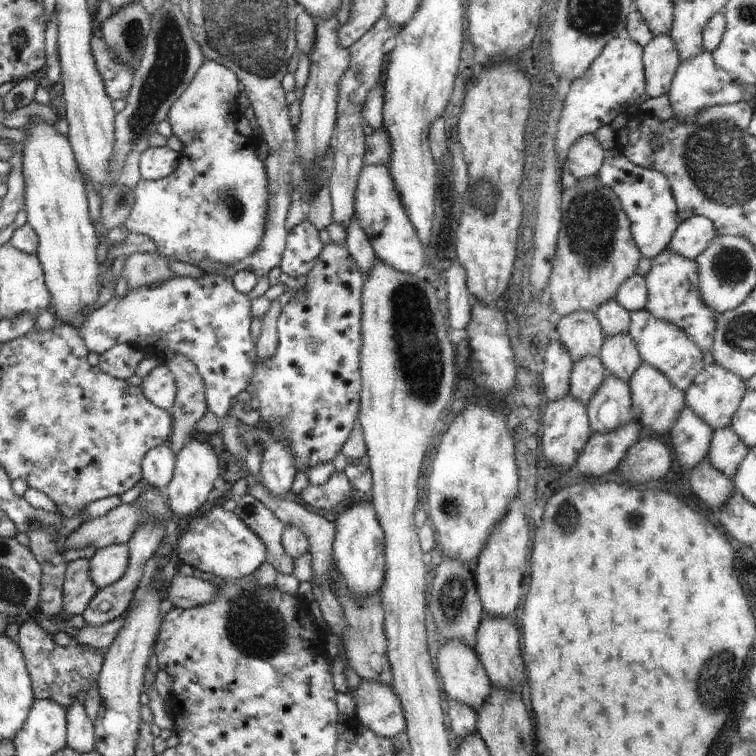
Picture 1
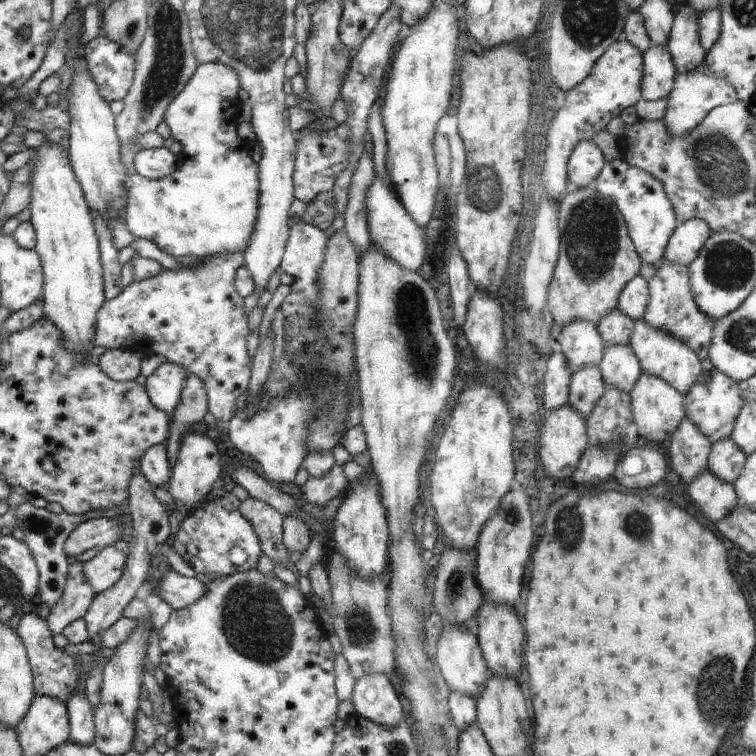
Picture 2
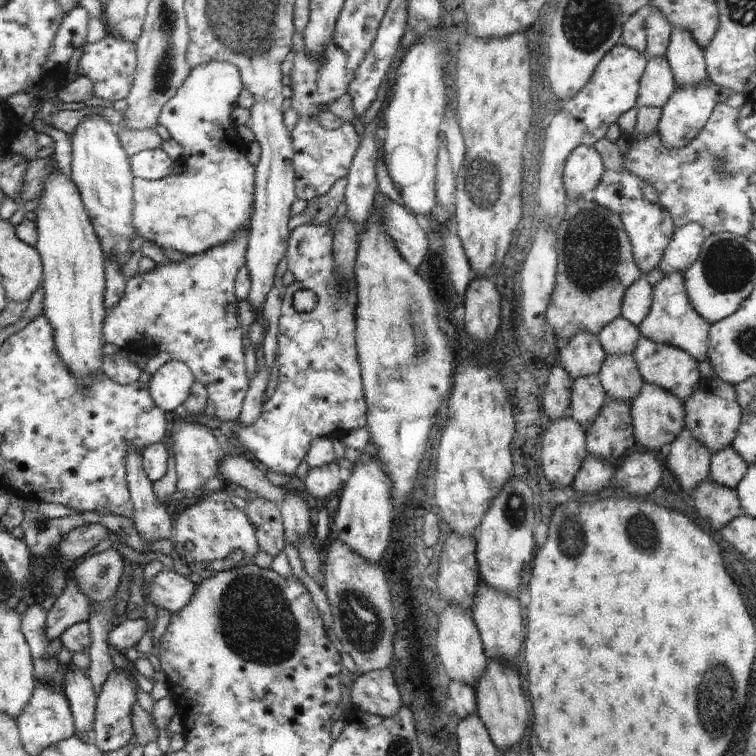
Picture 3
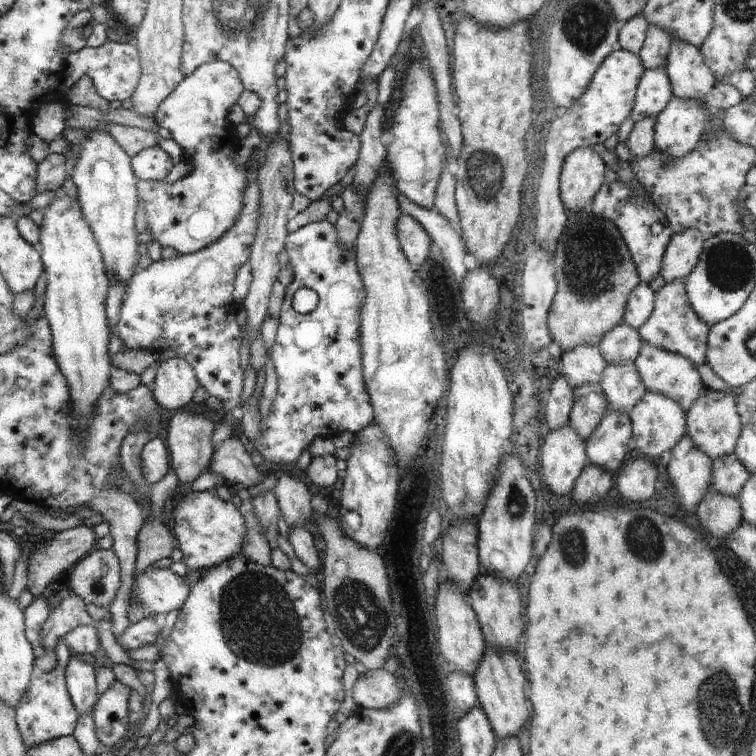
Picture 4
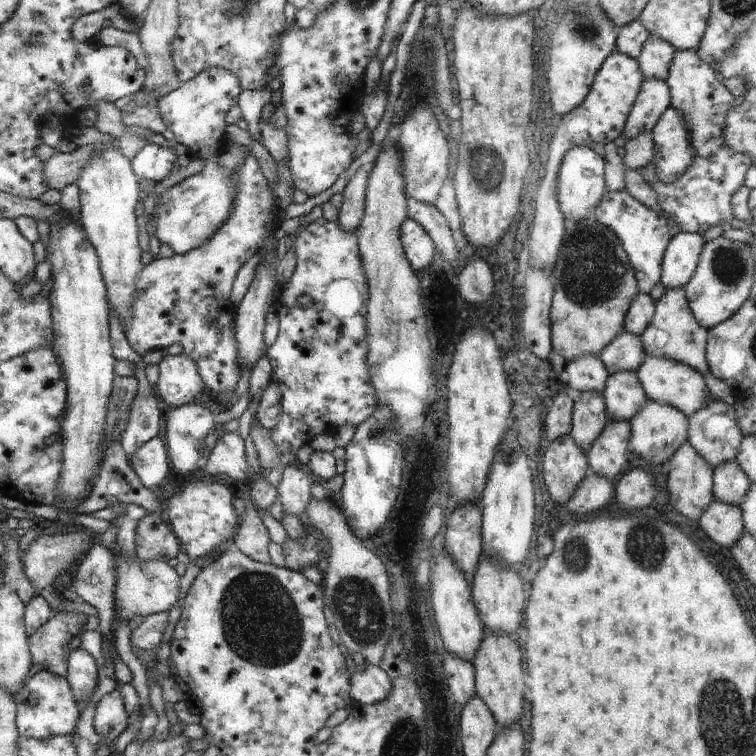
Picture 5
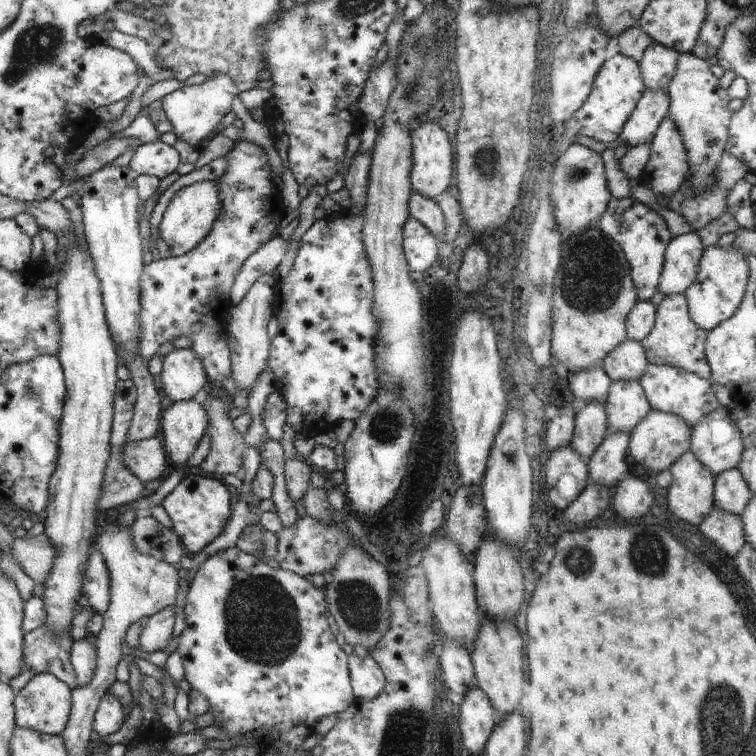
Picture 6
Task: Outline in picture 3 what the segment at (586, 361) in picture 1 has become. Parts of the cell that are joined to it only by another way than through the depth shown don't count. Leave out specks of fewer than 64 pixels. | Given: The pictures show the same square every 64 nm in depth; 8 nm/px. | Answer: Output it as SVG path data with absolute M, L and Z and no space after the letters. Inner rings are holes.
M597 375L573 380L568 414L578 421L586 432L605 405L607 398Z

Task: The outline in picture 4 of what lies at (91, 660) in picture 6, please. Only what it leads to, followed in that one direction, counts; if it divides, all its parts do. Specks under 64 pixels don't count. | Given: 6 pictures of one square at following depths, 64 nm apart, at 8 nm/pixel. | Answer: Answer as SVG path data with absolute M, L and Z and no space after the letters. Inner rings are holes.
M71 655L65 668L65 680L71 701L74 703L79 716L92 713L96 699L96 670L94 664L88 663L82 655Z

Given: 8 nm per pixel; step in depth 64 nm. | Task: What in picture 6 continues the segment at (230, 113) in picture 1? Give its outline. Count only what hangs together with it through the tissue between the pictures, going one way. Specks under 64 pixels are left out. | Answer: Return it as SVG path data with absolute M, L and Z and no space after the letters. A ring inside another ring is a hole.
M225 74L214 77L198 77L185 87L167 94L162 100L162 108L177 138L188 142L199 150L204 149L203 140L214 131L223 116L232 110L230 105L234 97L240 94L236 83ZM204 181L183 187L174 194L159 224L161 237L170 246L172 257L179 257L196 248L196 245L210 232L220 207L215 181Z

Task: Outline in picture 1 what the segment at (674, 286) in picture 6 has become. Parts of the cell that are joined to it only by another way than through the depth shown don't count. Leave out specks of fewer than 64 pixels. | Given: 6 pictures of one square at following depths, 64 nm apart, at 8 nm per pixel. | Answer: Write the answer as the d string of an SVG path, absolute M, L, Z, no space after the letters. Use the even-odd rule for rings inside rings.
M693 216L679 221L678 228L669 244L669 249L677 255L694 261L716 236L715 226L706 217Z

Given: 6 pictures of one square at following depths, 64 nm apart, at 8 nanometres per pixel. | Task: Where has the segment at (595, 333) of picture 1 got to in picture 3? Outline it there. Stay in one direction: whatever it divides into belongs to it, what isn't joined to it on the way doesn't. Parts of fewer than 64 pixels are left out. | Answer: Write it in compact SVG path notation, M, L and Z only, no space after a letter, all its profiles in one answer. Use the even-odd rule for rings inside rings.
M584 331L577 332L559 353L553 360L567 372L570 380L598 374L607 357L598 337Z

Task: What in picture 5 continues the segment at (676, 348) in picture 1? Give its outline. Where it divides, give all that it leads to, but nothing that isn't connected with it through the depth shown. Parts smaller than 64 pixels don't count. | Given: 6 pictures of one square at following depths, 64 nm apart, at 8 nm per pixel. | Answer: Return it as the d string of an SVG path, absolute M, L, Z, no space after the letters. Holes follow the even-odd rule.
M646 352L644 360L637 370L637 377L648 399L658 404L673 406L687 418L698 409L709 405L714 397L708 390L703 376L693 368L681 362L650 356Z

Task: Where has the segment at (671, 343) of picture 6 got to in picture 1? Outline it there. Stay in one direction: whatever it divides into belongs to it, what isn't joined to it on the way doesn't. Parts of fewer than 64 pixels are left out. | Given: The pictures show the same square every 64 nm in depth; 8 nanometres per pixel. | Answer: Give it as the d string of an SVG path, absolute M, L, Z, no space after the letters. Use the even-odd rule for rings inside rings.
M669 246L656 258L651 260L652 268L644 276L647 284L647 301L645 309L656 320L672 323L703 352L708 352L715 333L715 316L700 300L697 287L697 266L695 261L673 253Z

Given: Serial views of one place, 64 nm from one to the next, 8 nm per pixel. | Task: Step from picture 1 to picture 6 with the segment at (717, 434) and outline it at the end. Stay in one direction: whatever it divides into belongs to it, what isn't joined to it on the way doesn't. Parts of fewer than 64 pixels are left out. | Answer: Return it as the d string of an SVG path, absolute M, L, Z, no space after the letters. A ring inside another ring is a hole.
M737 468L715 475L714 507L741 518L752 497L750 487Z

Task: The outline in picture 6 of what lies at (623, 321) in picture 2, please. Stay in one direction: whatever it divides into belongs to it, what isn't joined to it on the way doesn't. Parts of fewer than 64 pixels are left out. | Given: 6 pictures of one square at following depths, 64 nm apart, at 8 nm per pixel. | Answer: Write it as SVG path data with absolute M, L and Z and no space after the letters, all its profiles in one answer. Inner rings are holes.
M627 339L617 345L604 359L603 369L611 382L638 381L647 371L649 362L644 347L638 341Z

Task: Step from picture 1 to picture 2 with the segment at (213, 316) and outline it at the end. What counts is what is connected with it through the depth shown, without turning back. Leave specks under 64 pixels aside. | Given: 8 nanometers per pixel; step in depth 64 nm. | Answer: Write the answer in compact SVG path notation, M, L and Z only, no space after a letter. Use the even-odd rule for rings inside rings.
M242 251L218 253L204 257L197 266L162 269L154 276L132 281L120 296L106 301L97 312L95 346L104 350L124 347L150 355L163 355L169 363L185 367L205 386L209 411L218 420L228 422L239 416L251 379L251 362L246 338L251 330L244 316L243 298L235 291L235 272L245 264Z

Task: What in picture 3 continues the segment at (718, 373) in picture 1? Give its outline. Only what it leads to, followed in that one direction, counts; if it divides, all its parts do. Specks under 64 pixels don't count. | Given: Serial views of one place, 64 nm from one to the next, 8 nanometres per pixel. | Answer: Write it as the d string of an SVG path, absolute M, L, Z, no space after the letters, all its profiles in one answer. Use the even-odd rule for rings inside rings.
M718 376L716 379L701 379L701 386L684 402L685 427L710 452L717 453L723 448L730 447L741 423L743 410L737 401L734 386L724 382Z

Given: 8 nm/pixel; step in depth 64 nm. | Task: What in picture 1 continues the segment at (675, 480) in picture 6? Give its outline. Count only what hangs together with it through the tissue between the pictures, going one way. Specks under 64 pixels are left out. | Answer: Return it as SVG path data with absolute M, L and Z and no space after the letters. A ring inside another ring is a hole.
M683 407L668 435L676 464L678 463L686 475L697 464L706 460L713 430L699 416L696 416L692 409Z

